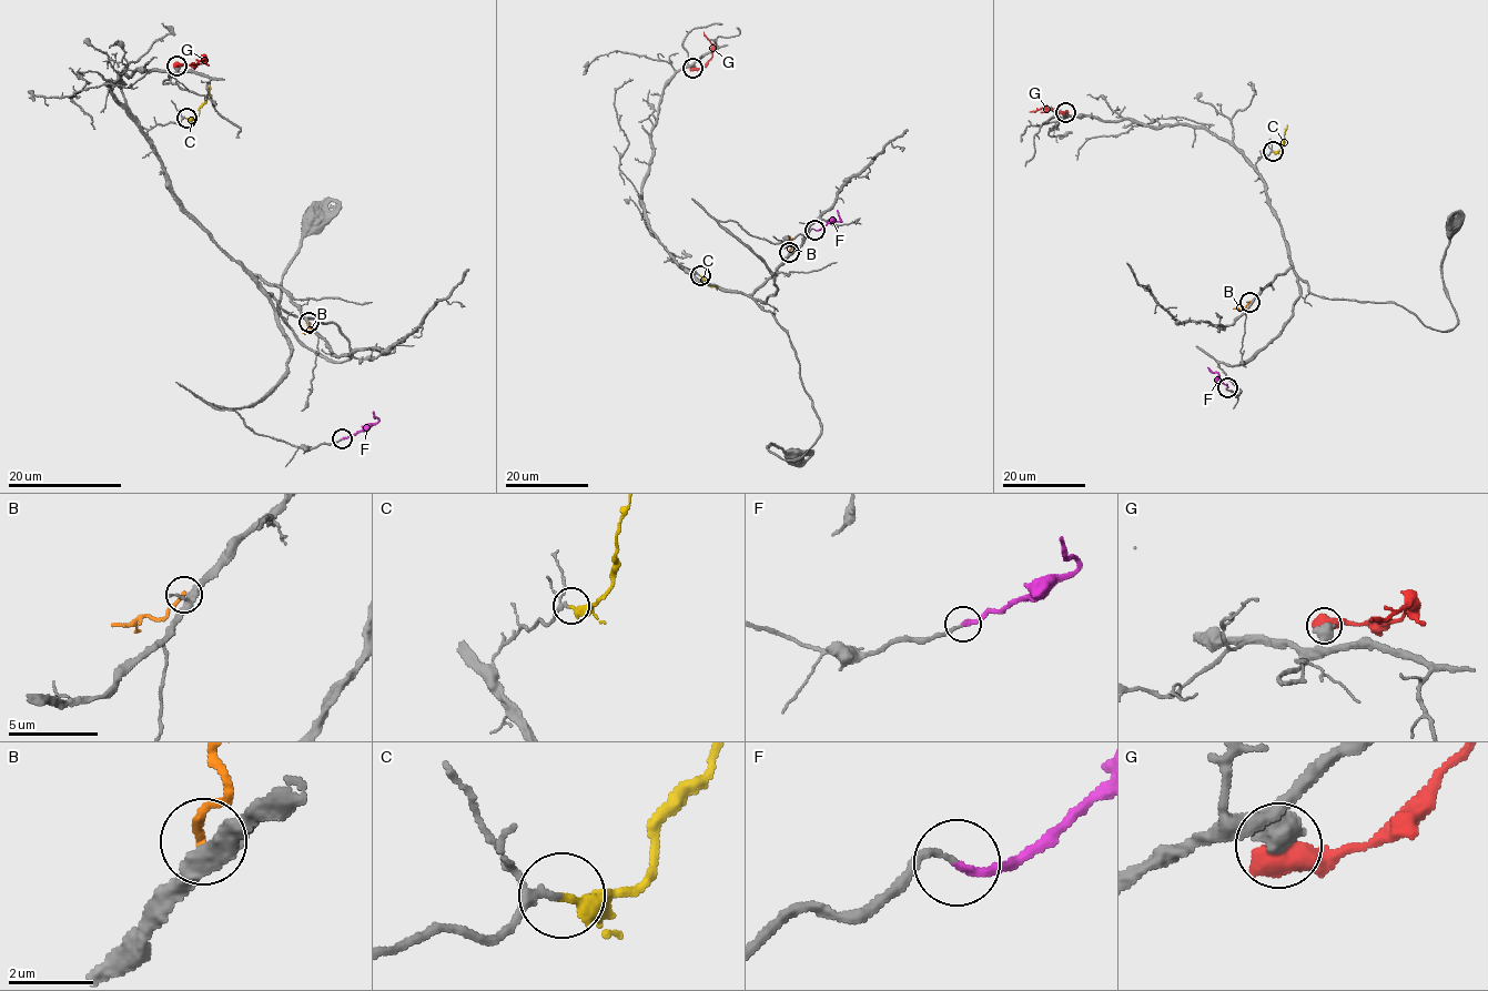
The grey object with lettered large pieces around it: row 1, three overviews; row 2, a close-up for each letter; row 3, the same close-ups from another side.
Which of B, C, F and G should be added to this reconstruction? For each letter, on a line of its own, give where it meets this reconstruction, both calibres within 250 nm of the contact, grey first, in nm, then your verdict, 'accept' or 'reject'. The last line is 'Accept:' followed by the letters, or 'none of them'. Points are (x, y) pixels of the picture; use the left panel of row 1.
B: (309, 322) | 320/220 nm | reject
C: (186, 118) | 130/300 nm | accept
F: (342, 438) | 140/200 nm | accept
G: (176, 66) | 650/750 nm | reject
Accept: C, F

